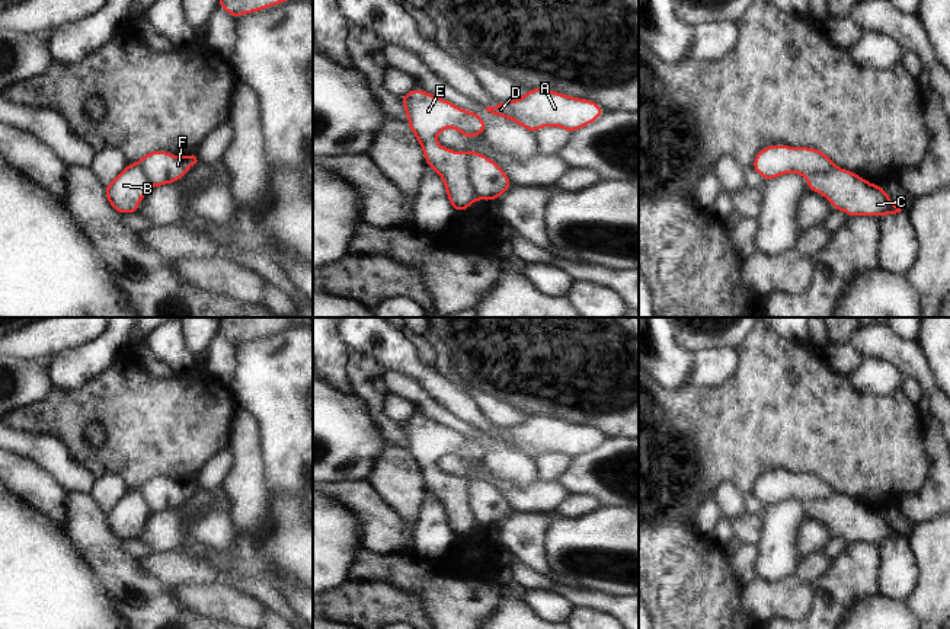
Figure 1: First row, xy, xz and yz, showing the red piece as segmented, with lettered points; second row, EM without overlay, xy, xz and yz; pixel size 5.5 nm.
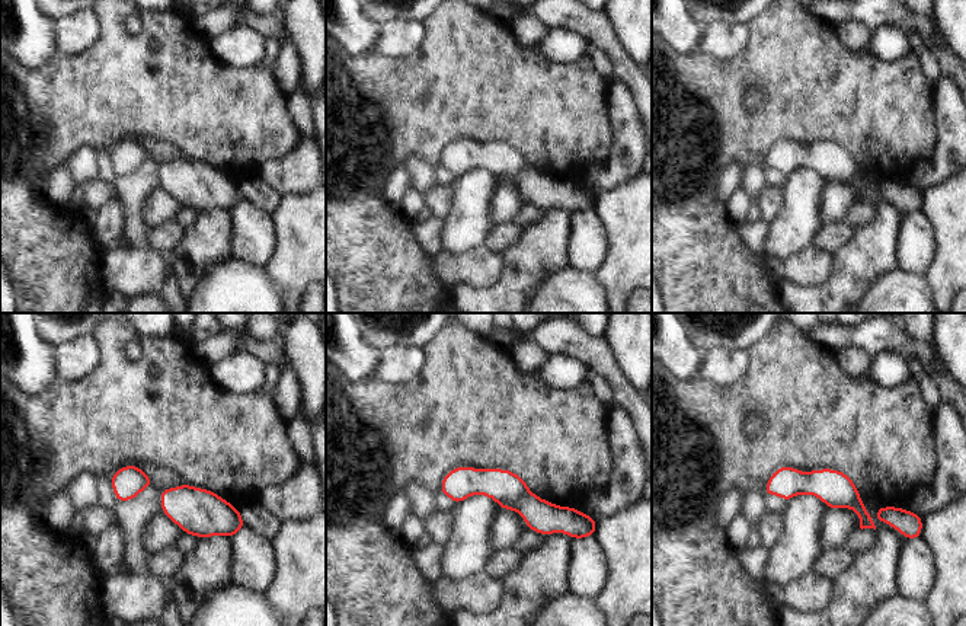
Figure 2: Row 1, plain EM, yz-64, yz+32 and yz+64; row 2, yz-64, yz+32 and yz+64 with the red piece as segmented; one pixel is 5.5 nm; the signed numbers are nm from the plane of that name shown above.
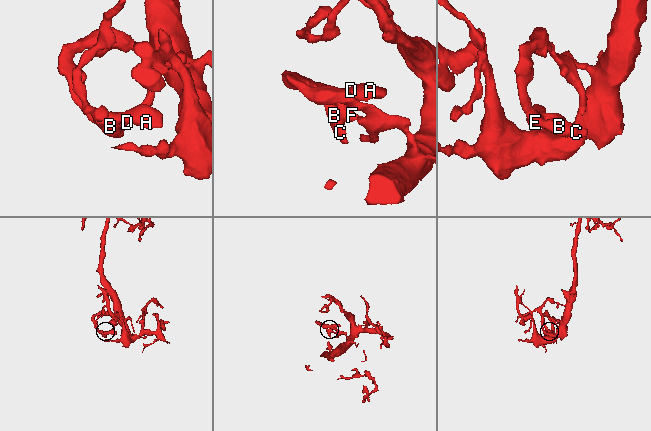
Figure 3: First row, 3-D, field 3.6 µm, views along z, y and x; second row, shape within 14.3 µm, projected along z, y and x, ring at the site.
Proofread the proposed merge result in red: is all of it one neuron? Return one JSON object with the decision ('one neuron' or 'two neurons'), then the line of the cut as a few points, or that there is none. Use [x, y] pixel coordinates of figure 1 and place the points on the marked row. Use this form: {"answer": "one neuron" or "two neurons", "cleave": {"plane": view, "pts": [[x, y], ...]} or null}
{"answer": "one neuron", "cleave": null}

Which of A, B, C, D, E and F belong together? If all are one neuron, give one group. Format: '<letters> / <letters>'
A B C D E F

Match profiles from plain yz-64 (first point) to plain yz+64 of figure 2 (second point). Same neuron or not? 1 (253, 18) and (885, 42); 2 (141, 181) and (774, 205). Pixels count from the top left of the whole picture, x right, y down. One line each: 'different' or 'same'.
1: different
2: different

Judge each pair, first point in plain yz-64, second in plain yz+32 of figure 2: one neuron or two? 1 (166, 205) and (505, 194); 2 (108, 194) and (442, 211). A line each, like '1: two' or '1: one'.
1: one
2: one

